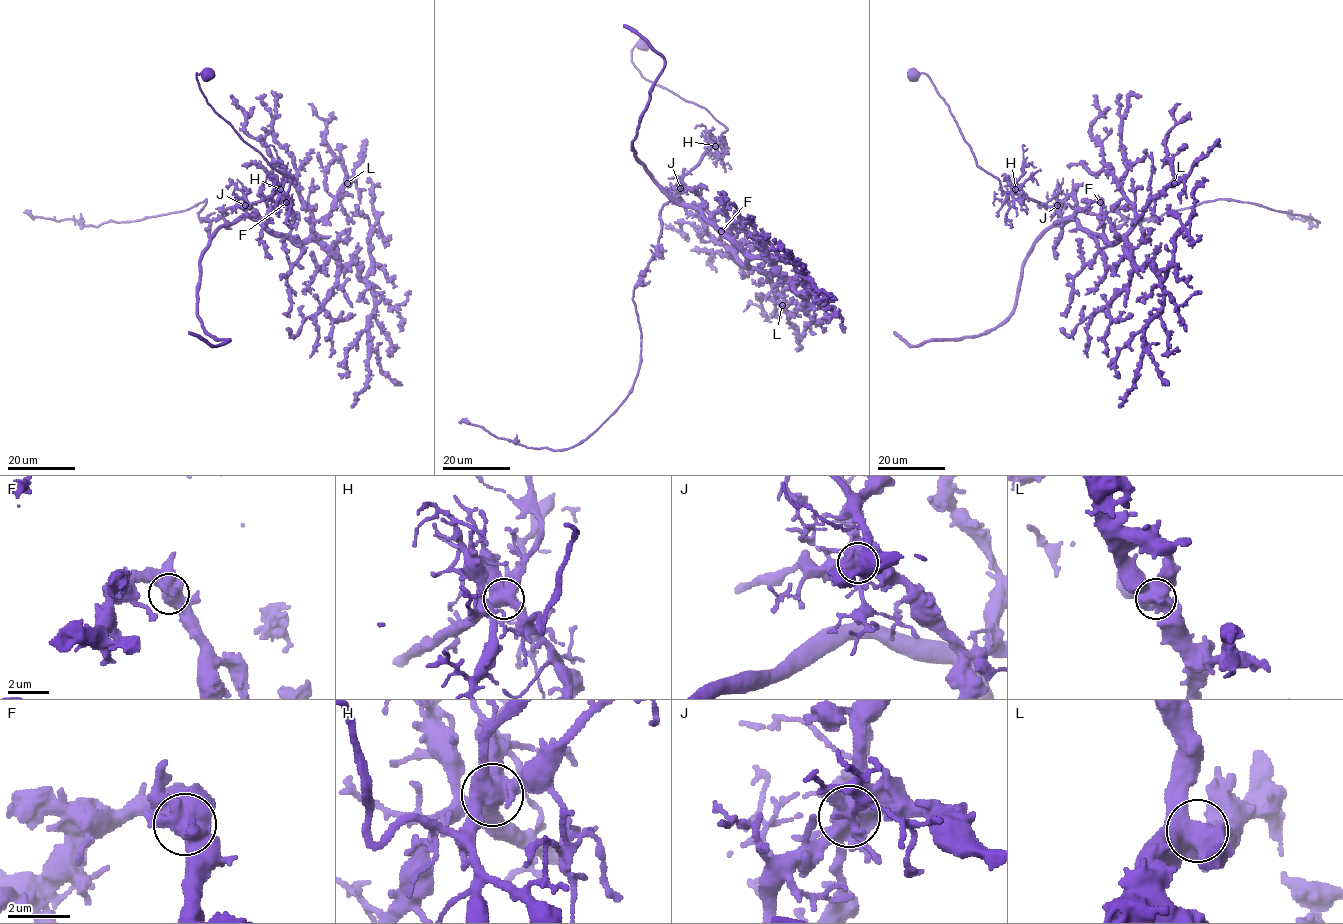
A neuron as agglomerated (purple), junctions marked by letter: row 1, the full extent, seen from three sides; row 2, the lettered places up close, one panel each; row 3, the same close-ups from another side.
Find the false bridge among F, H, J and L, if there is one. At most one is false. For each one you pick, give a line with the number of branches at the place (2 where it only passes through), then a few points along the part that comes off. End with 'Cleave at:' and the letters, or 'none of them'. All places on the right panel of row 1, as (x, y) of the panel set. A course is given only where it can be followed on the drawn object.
J: 9 | (1057, 205), (1153, 220), (1203, 202), (1231, 200), (1310, 216), (1317, 227), (1294, 217), (1292, 211)
Cleave at: J

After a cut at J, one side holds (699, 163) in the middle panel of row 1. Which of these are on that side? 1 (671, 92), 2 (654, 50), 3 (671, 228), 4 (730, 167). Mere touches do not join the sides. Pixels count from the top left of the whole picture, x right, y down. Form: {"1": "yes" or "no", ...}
{"1": "yes", "2": "no", "3": "no", "4": "yes"}

